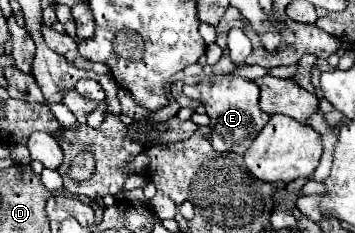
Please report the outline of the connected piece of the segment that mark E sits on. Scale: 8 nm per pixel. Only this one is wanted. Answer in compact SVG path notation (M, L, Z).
M234 72L220 74L220 76L204 76L198 84L184 86L184 94L188 98L198 100L206 108L208 116L212 118L210 120L212 146L218 152L244 154L246 148L250 146L250 142L260 134L260 130L270 120L270 116L266 112L262 112L258 106L258 96L260 96L258 84L250 78L236 76Z

